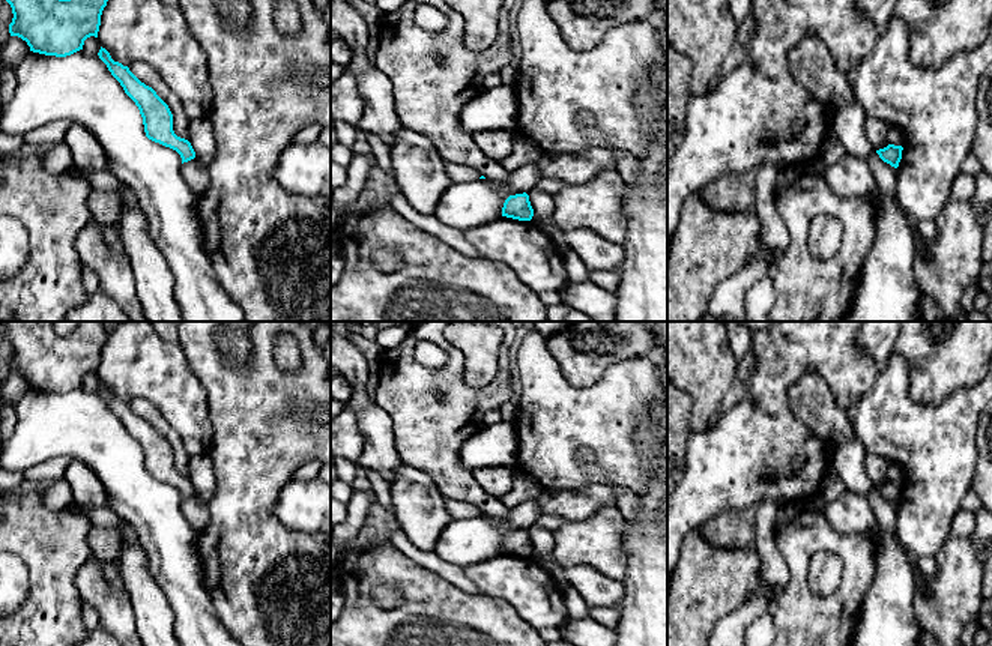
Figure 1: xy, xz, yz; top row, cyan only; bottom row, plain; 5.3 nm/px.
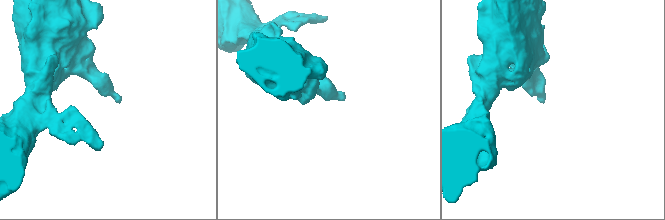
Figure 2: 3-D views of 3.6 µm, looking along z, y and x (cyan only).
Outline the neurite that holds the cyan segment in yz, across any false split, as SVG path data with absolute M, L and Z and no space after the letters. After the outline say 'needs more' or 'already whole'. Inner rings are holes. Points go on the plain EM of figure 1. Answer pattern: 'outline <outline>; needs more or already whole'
outline M888 481L884 485L876 487L876 490L879 491L879 494L890 500L891 503L897 505L899 499L902 496L902 482L894 482L894 481Z; already whole

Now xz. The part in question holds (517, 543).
outline M526 529L510 532L504 539L502 553L519 557L531 557L534 545L531 542L529 532Z; already whole

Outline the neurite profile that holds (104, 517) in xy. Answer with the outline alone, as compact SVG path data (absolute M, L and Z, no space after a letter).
M74 502L72 505L68 506L68 509L84 515L86 518L90 520L93 526L117 530L123 523L123 520L117 514L114 514L108 506L92 508L92 506L81 506Z

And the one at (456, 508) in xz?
M446 499L446 511L452 520L458 517L478 517L481 514L476 505L454 499Z

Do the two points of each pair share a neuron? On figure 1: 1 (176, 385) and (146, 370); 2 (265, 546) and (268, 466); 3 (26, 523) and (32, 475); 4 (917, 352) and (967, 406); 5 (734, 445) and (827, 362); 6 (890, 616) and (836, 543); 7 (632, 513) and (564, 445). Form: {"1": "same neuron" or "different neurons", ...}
{"1": "same neuron", "2": "same neuron", "3": "different neurons", "4": "different neurons", "5": "same neuron", "6": "different neurons", "7": "different neurons"}

